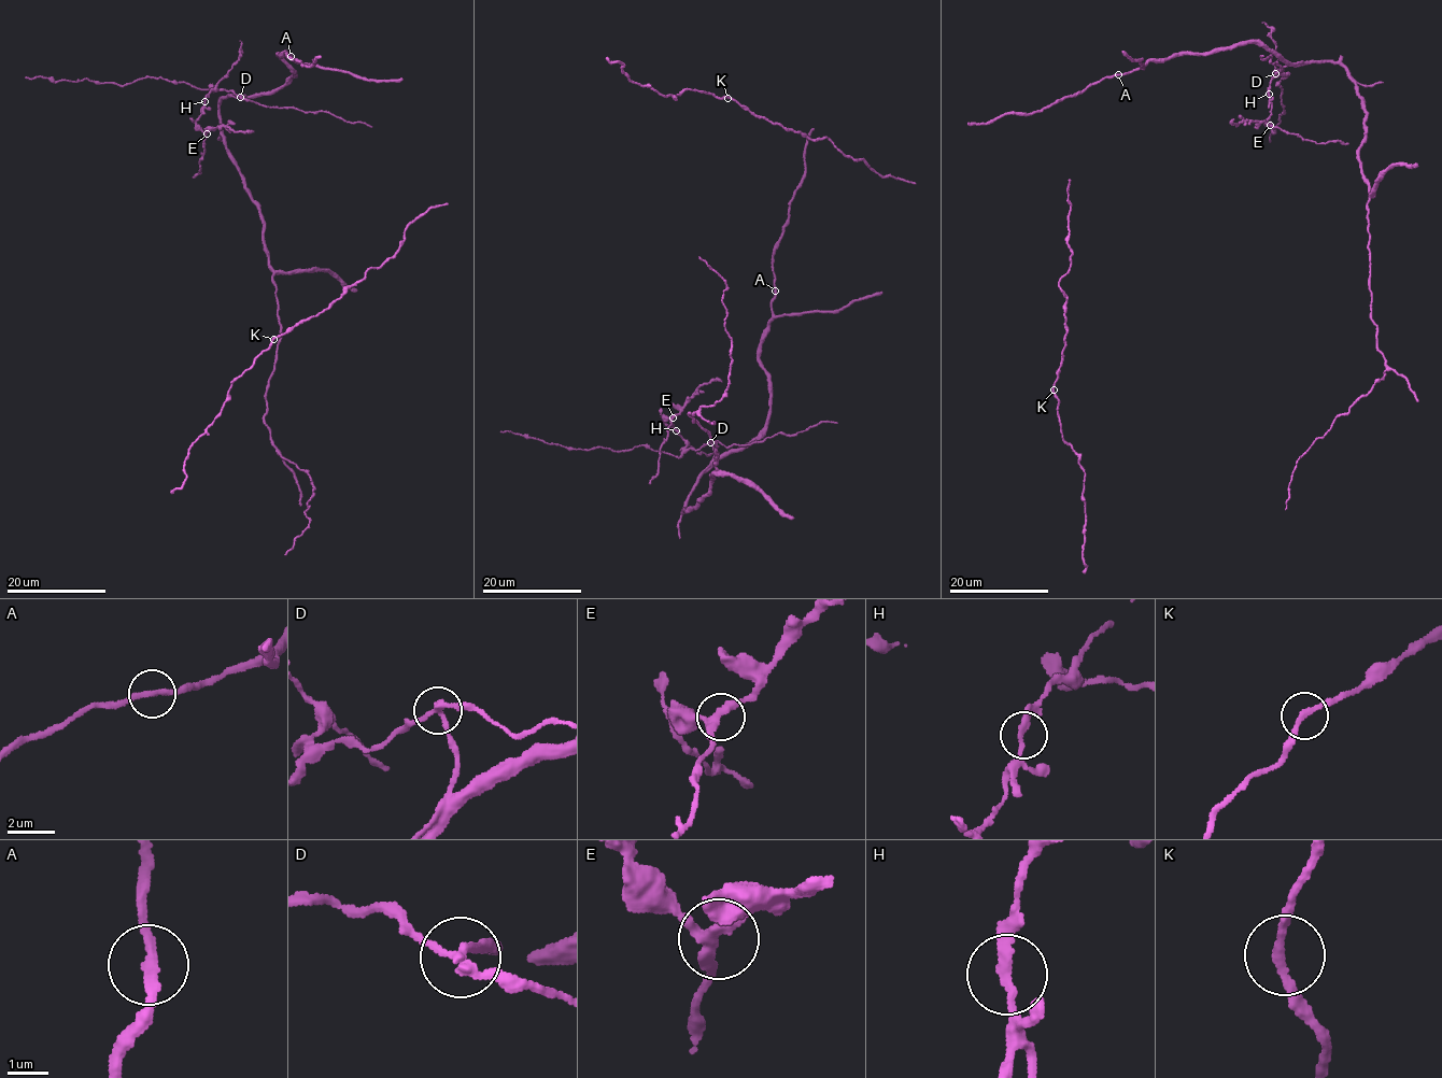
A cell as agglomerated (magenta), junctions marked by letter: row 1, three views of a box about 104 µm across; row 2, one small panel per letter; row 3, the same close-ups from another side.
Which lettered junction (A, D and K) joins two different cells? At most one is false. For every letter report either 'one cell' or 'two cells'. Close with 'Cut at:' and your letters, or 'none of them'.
A: one cell
D: two cells
K: one cell
Cut at: D

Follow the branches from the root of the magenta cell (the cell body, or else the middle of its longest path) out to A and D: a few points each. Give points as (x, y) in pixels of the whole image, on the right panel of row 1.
A: (1196, 54), (1153, 60), (1118, 74)
D: (1196, 54), (1255, 43), (1290, 65), (1276, 73)

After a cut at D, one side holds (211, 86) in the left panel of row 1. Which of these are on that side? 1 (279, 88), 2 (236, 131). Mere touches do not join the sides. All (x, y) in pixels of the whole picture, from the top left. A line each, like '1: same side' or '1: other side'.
1: other side
2: same side

